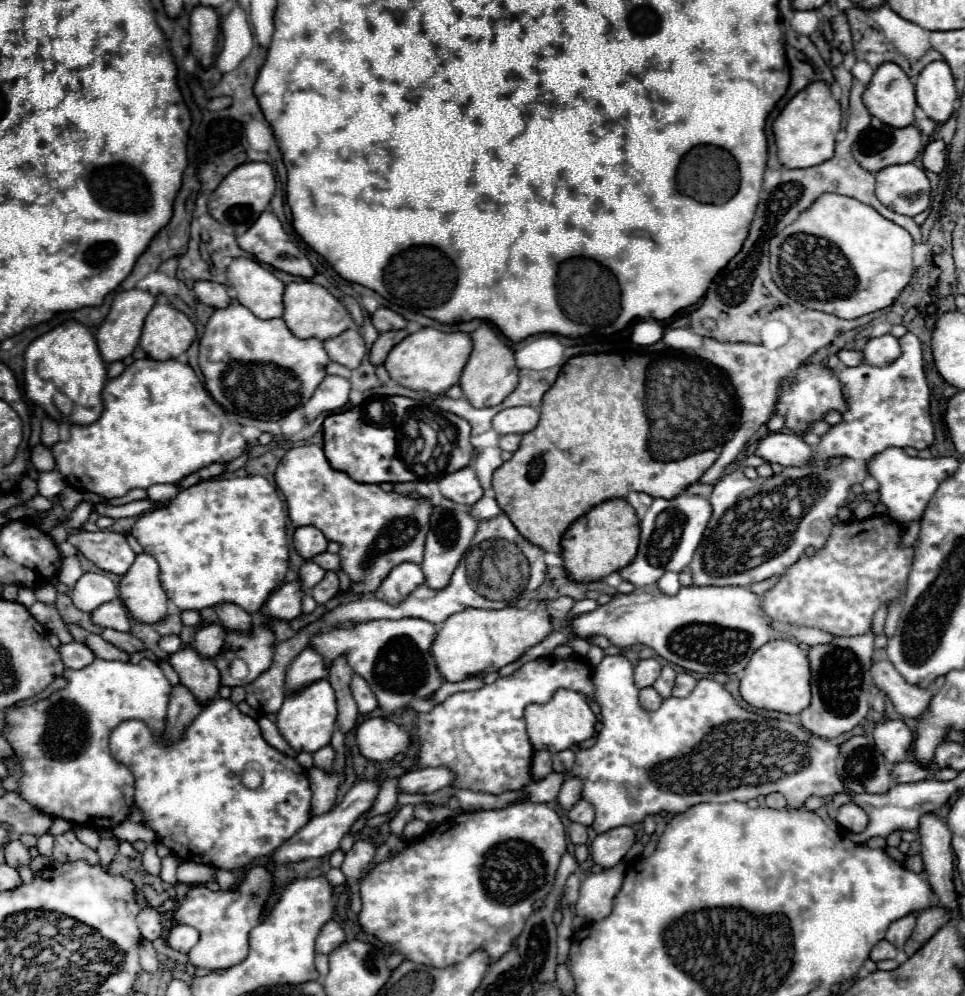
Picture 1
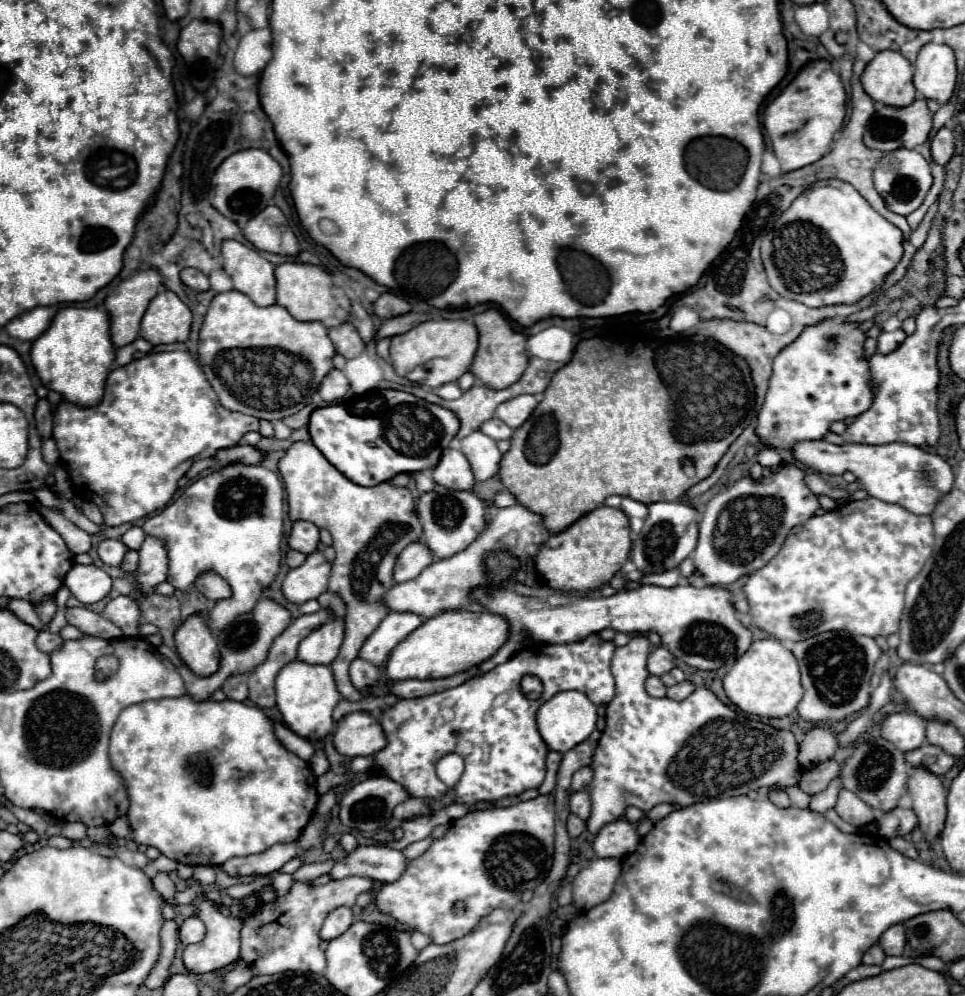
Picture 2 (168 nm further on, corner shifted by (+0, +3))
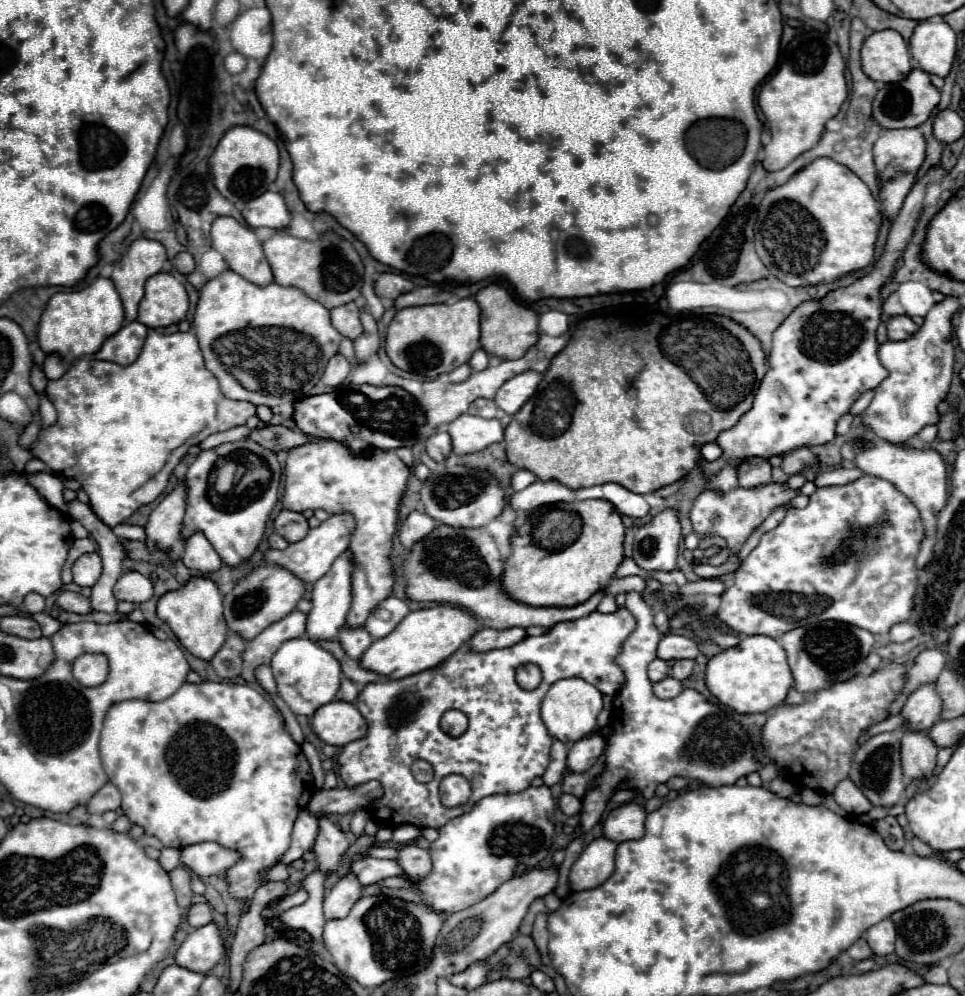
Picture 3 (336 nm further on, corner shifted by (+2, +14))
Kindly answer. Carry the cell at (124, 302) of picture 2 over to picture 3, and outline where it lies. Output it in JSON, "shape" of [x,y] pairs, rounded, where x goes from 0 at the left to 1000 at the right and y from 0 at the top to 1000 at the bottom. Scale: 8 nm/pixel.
{"shape":[[[142,239],[134,245],[125,261],[119,263],[115,281],[127,301],[130,321],[138,323],[142,319],[142,307],[148,299],[148,285],[154,277],[167,273],[173,261],[171,247],[163,241]]]}

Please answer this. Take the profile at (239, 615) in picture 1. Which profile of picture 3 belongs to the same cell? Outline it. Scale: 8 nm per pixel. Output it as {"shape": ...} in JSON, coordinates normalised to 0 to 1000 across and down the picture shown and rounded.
{"shape":[[[200,534],[192,544],[190,544],[190,566],[196,570],[206,572],[208,576],[217,576],[229,570],[229,560],[219,548],[219,544],[210,538],[210,534]]]}

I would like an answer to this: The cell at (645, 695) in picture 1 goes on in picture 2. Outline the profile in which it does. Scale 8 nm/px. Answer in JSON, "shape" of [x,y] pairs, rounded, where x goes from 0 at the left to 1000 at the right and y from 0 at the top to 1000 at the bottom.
{"shape":[[[670,680],[668,692],[675,700],[689,700],[689,694],[691,694],[691,690],[685,686],[683,680]]]}

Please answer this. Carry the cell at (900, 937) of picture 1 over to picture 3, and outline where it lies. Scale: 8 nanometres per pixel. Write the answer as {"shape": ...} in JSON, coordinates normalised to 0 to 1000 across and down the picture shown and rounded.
{"shape":[[[919,922],[919,924],[903,930],[896,936],[896,944],[903,950],[903,954],[911,960],[927,956],[927,930],[925,930],[925,926]]]}

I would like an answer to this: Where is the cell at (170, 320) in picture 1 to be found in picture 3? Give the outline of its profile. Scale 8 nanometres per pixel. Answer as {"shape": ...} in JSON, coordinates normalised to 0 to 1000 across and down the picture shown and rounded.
{"shape":[[[165,273],[150,283],[150,297],[144,303],[142,321],[152,329],[177,327],[192,319],[196,299],[192,287],[173,273]]]}

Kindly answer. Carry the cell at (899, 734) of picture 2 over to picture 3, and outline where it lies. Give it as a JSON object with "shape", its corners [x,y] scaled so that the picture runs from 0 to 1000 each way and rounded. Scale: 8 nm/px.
{"shape":[[[969,685],[950,691],[936,709],[936,723],[944,725],[948,733],[963,733],[975,717],[975,701],[971,697]]]}

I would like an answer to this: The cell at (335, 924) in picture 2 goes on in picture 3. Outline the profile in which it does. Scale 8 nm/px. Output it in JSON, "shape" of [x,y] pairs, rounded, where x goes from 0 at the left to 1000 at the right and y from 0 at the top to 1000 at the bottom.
{"shape":[[[360,876],[358,880],[353,880],[351,886],[339,896],[335,904],[337,922],[358,922],[364,910],[374,902],[374,894],[376,890],[372,888],[366,876]]]}

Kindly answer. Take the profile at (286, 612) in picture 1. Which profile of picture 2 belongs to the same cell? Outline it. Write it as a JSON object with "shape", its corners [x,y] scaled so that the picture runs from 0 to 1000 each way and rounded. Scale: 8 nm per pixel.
{"shape":[[[326,553],[318,557],[318,563],[312,569],[297,575],[291,593],[299,605],[312,607],[320,601],[328,601],[339,591],[341,575],[343,567],[339,565],[337,557]]]}

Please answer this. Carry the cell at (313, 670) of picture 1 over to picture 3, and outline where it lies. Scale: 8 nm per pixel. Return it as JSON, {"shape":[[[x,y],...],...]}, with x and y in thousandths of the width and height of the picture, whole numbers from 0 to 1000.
{"shape":[[[358,552],[335,576],[322,592],[322,614],[318,618],[318,637],[322,643],[333,643],[333,641],[347,641],[351,635],[351,629],[358,627],[362,608],[364,608],[364,572],[366,572],[366,554]]]}

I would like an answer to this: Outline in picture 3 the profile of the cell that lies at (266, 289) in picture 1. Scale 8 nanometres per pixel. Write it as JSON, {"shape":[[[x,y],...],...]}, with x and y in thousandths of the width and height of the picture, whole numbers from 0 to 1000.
{"shape":[[[227,217],[219,227],[219,241],[221,249],[231,255],[239,271],[258,283],[264,283],[266,287],[283,283],[281,267],[275,261],[273,247],[258,227],[248,225],[239,217]]]}

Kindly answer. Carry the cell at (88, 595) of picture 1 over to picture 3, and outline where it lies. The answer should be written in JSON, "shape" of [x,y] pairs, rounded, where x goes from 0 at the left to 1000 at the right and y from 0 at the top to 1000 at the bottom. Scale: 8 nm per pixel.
{"shape":[[[96,554],[96,556],[82,558],[76,564],[74,574],[76,574],[76,584],[80,588],[96,588],[105,578],[105,560],[103,560],[103,556]]]}

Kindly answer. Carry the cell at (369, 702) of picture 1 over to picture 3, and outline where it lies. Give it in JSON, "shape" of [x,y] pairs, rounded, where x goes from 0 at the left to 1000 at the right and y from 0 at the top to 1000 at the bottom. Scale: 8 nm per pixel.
{"shape":[[[360,627],[351,631],[349,641],[351,641],[355,653],[360,655],[360,659],[366,661],[366,663],[372,663],[374,657],[380,653],[380,649],[384,649],[384,645],[387,645],[387,639],[376,629],[364,631]]]}

